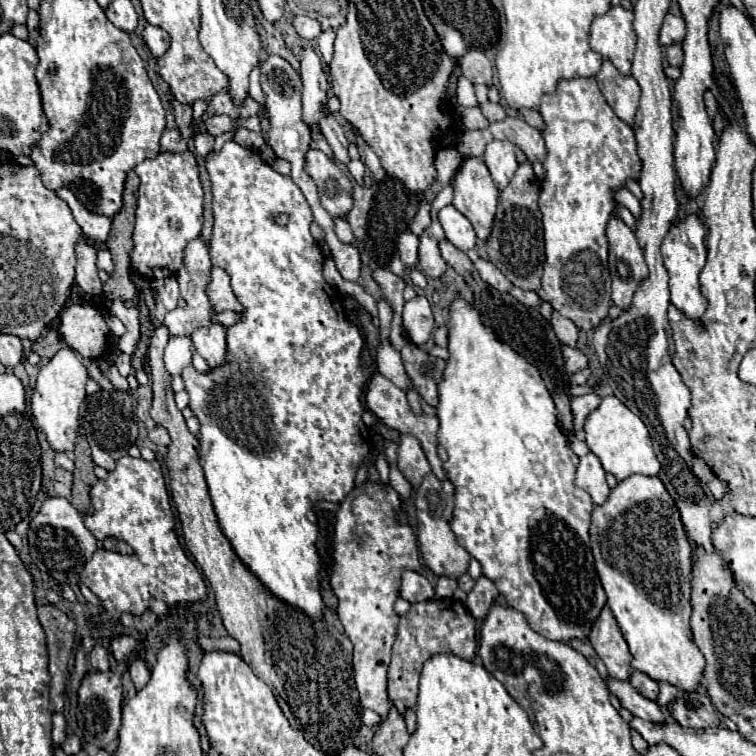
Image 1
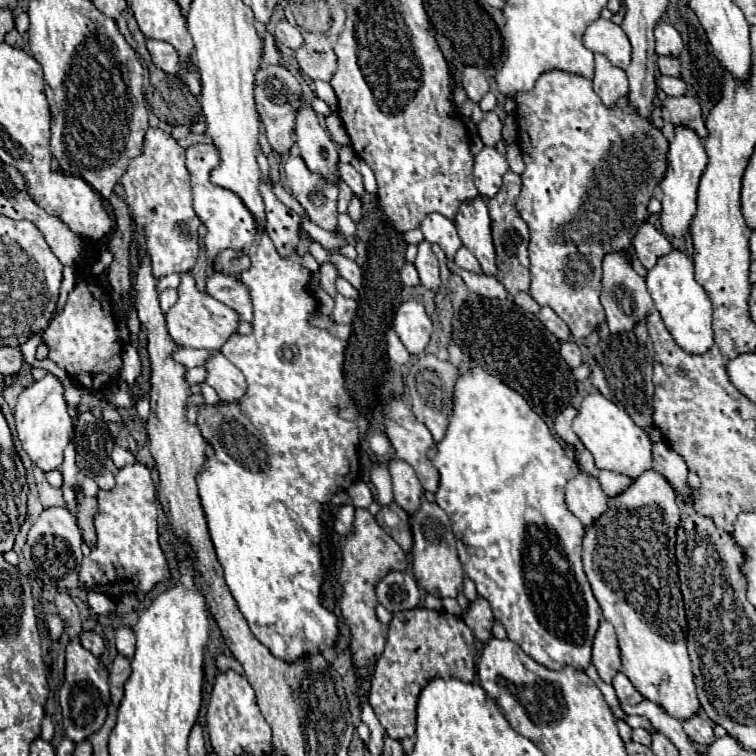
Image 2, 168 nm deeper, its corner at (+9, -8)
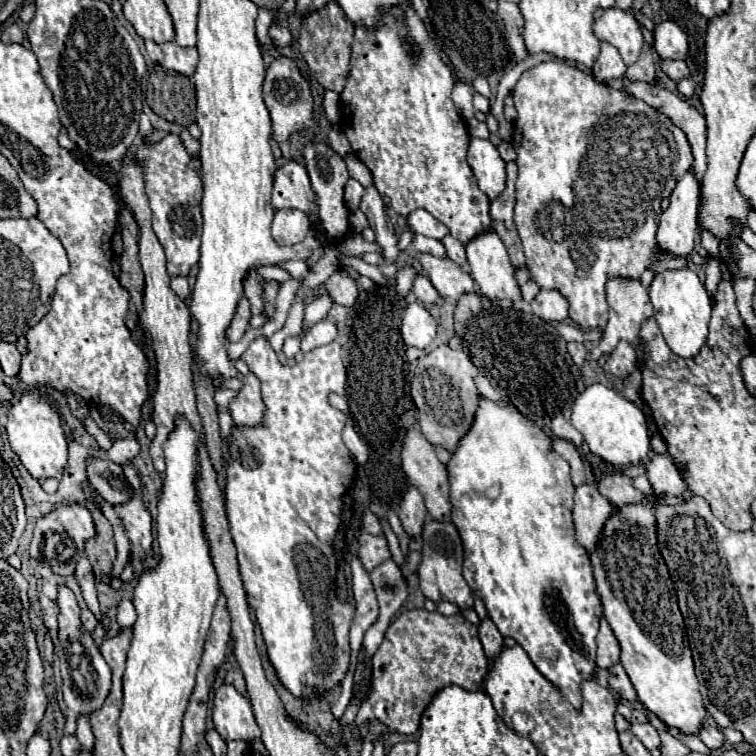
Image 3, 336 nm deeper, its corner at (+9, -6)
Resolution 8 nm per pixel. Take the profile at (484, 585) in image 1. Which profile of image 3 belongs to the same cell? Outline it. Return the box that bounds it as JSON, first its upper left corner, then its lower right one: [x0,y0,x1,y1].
[478,618,504,660]

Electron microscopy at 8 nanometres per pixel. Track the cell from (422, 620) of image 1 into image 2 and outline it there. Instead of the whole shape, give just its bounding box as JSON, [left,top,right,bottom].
[370,608,476,740]

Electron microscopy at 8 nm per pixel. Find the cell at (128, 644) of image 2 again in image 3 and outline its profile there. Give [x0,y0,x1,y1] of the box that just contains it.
[118,600,136,628]

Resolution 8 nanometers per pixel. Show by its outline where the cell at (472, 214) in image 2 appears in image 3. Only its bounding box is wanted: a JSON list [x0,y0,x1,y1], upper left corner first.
[466,232,522,302]

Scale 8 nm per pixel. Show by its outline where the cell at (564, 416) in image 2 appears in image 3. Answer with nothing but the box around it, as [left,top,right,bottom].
[550,414,582,448]

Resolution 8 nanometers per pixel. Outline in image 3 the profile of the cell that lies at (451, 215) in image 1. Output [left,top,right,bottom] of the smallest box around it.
[406,208,448,240]

